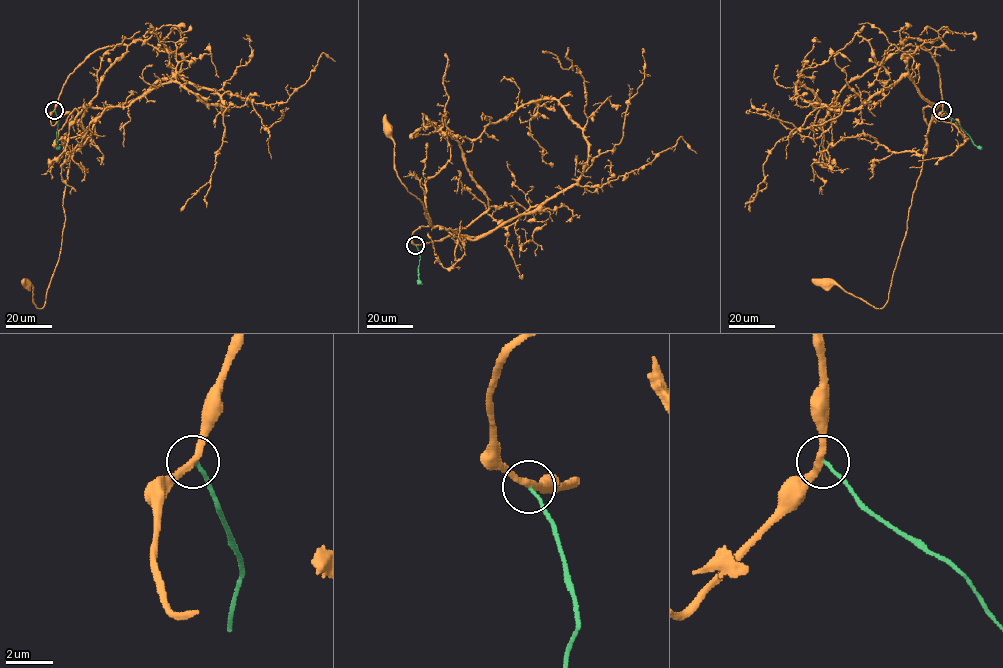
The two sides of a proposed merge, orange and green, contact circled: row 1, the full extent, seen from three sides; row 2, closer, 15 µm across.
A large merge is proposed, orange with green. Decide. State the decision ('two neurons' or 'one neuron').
two neurons

